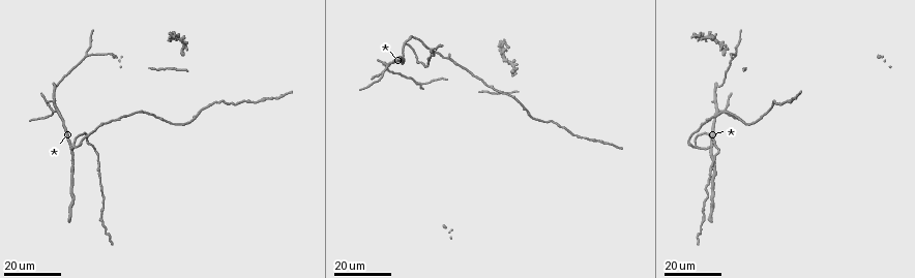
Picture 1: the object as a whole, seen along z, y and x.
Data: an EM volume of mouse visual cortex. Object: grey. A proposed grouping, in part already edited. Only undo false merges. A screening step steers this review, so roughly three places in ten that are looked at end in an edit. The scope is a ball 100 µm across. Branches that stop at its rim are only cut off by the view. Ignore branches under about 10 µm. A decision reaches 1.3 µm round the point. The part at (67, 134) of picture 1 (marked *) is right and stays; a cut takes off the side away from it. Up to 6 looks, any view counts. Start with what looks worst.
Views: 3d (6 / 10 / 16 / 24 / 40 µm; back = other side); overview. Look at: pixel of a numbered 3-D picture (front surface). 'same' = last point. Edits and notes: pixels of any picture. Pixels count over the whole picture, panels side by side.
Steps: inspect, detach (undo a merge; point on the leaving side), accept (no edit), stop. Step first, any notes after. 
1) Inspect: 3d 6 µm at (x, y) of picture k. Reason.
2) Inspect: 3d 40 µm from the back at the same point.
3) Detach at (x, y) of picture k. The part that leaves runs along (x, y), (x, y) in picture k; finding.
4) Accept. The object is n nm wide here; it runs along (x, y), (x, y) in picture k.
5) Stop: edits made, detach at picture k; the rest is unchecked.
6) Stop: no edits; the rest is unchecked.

Inspect: 3d 16 µm at (707, 148) of picture 1. Three arms meet.

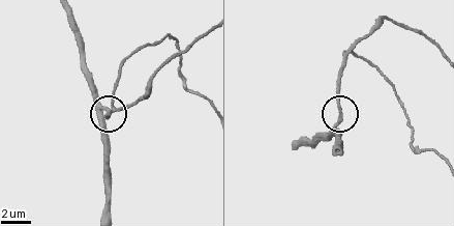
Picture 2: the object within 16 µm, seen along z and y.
Inspect: 3d 6 µm at (102, 108) of picture 2.

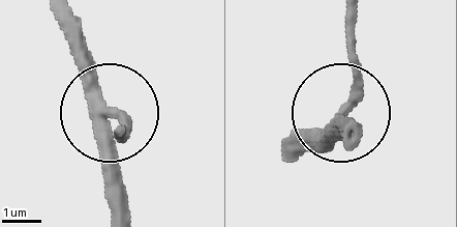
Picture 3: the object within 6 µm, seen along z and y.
Accept. 3 arms meet here; it runs along (287, 152), (343, 122) in picture 3; all the same neuron.

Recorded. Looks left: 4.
Inspect: 3d 16 µm at (717, 110) of picture 1.

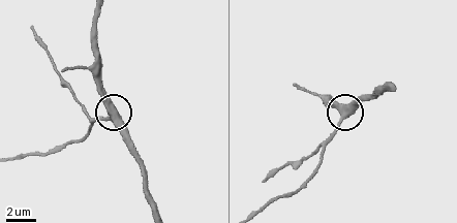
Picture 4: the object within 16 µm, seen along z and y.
Inspect: 3d 6 µm at (340, 116) of picture 4.

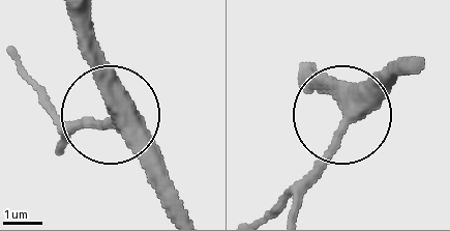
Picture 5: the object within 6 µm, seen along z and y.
Accept. The object is 370 nm wide here; it runs along (419, 55), (347, 115), (327, 154), (291, 191) in picture 5; all the same neuron.

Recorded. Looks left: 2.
Inspect: 3d 24 µm at (75, 144) of picture 1. Three arms meet.

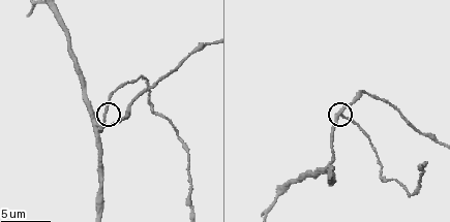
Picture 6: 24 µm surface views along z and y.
Inspect: 3d 6 µm at (336, 115) of picture 6. Zoom in.

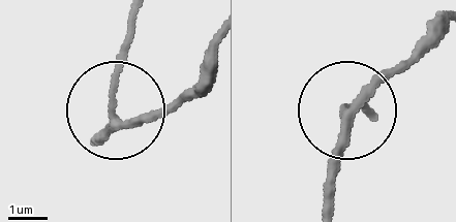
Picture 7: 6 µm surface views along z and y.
Accept. 3 arms meet here; all the same neuron.

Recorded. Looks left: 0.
Stop: no edits; the rest is unchecked.

